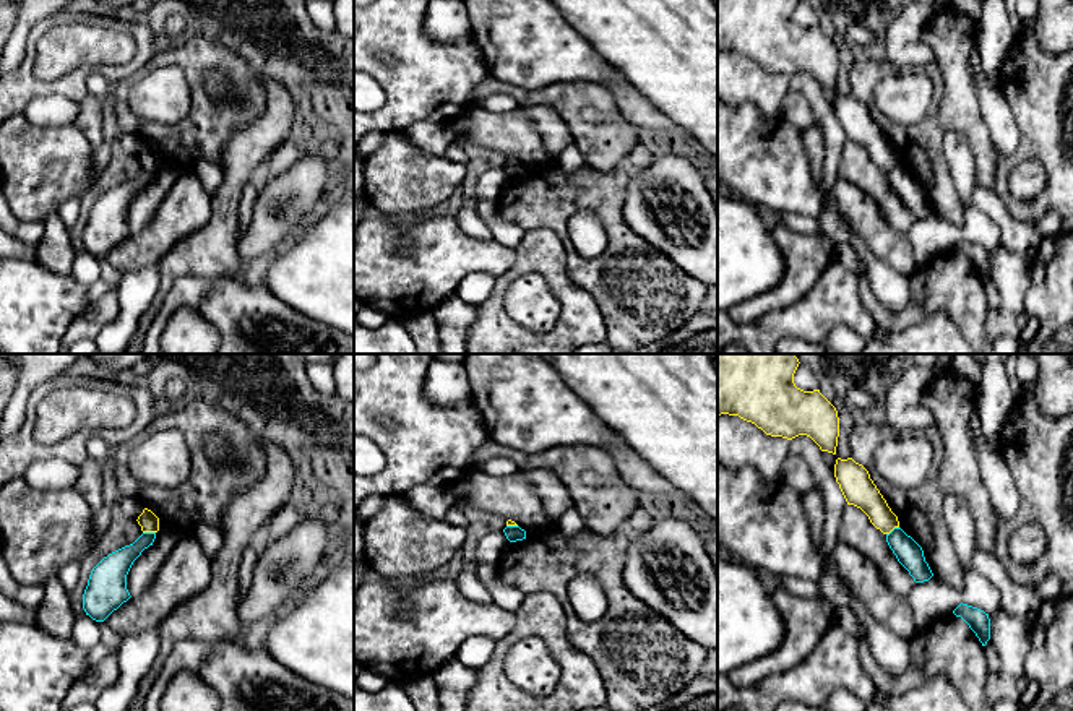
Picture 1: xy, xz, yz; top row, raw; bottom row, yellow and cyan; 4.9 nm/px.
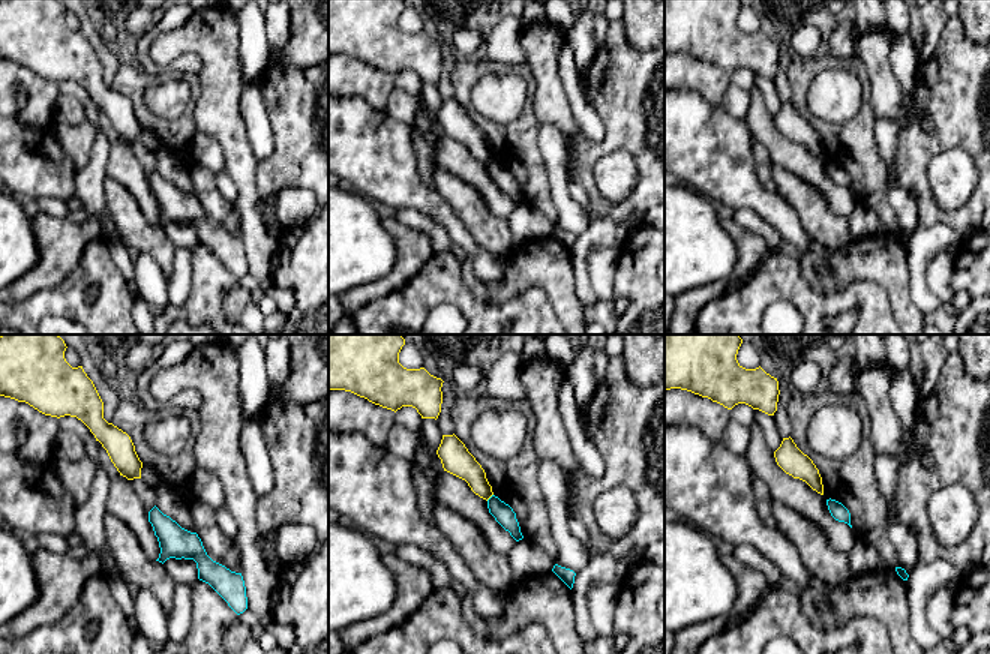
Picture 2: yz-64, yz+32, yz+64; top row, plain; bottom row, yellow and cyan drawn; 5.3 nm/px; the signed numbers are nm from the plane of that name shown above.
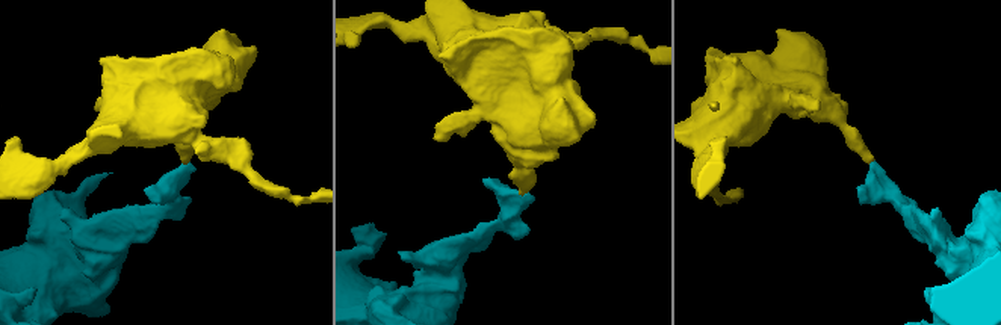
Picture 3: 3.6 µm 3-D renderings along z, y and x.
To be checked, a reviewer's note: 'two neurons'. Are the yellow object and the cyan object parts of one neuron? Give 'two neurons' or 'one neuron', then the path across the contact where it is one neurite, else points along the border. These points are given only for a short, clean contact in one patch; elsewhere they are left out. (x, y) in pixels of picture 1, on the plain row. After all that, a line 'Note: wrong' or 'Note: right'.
two neurons; border along xy (143, 168), (155, 169)
Note: right

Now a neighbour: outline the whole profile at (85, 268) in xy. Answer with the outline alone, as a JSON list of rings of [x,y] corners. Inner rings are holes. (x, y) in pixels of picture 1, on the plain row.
[[[89,252],[75,253],[71,276],[84,286],[99,281],[102,276],[99,258],[93,256]]]

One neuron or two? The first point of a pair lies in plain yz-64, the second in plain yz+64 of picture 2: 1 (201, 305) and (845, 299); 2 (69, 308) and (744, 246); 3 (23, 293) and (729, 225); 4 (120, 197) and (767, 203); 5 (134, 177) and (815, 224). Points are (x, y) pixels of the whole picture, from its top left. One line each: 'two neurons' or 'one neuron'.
1: two neurons
2: two neurons
3: one neuron
4: two neurons
5: two neurons

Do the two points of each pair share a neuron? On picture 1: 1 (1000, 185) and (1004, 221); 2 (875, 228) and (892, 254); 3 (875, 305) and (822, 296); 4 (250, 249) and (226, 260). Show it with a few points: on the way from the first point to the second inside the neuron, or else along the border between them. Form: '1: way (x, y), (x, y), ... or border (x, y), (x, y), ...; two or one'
1: border (992, 192), (1016, 219), (1031, 226); two
2: way (877, 234), (890, 247); one
3: border (859, 280), (859, 299), (882, 327); two
4: border (237, 239), (237, 252), (241, 255); two

